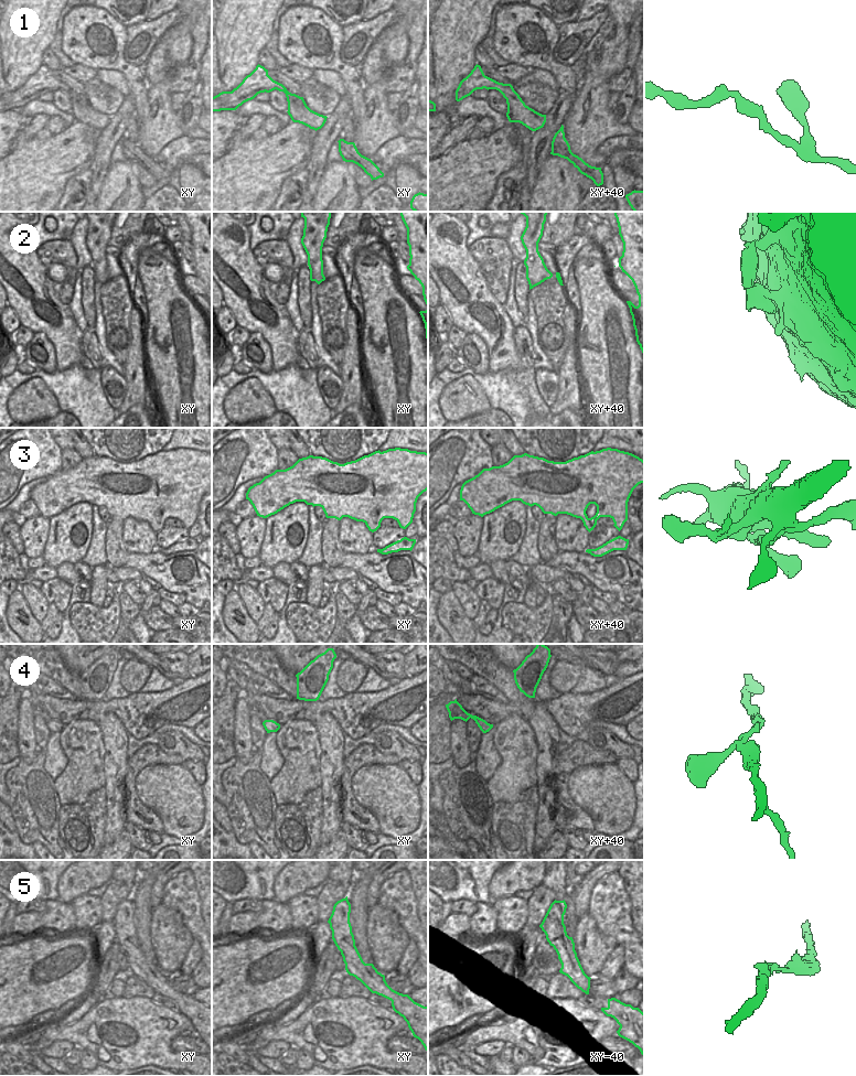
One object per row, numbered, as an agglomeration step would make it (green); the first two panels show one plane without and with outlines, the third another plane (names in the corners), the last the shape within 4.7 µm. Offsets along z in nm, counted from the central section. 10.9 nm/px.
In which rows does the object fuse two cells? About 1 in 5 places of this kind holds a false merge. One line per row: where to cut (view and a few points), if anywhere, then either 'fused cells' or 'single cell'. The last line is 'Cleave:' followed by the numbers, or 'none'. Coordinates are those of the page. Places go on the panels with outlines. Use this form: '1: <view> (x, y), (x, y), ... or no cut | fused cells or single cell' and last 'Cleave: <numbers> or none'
1: no cut | single cell
2: no cut | single cell
3: no cut | single cell
4: no cut | single cell
5: no cut | single cell
Cleave: none

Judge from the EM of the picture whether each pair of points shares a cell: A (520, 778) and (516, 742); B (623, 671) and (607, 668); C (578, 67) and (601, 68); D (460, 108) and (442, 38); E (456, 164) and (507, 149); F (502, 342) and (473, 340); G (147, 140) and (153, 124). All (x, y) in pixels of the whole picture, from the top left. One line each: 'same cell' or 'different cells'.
A: same cell
B: different cells
C: different cells
D: different cells
E: same cell
F: different cells
G: same cell

